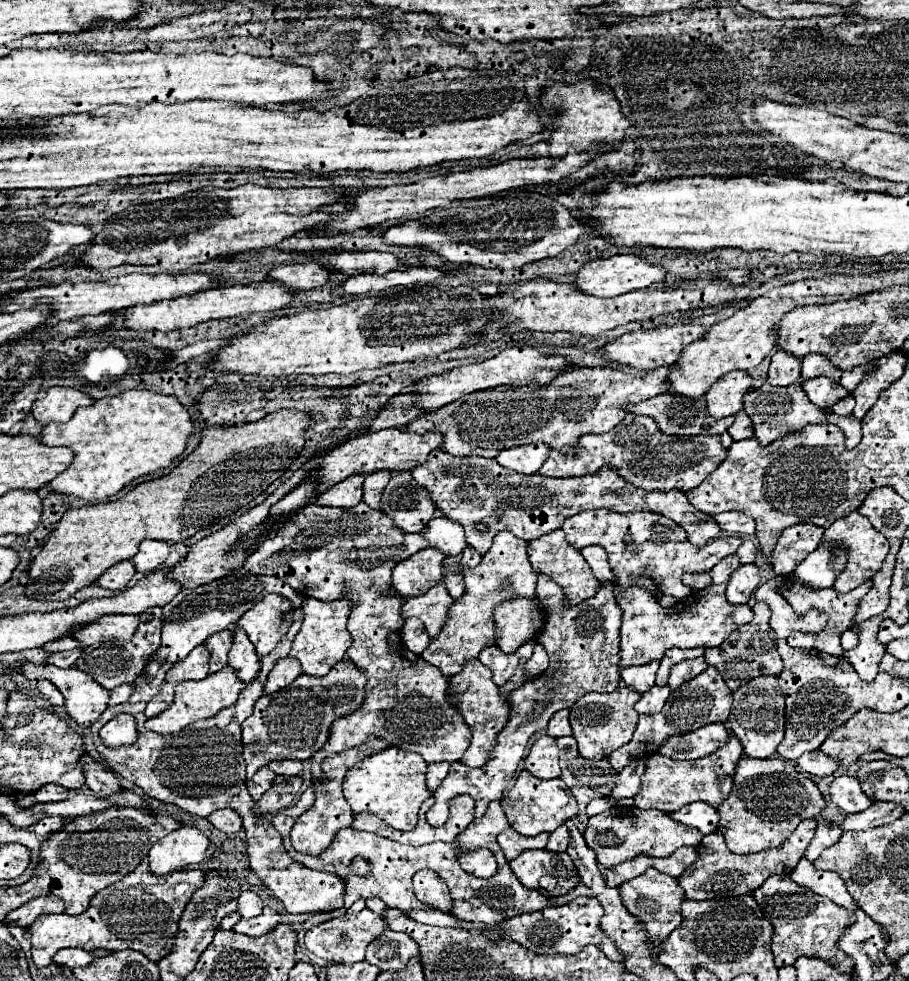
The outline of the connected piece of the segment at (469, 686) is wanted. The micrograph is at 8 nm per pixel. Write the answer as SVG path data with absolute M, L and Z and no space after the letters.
M474 658L474 660L466 662L466 666L462 668L462 672L458 672L458 674L454 674L450 678L450 684L448 684L448 702L458 708L458 712L464 718L464 722L472 730L472 744L464 752L464 756L462 756L460 762L466 764L466 766L470 766L470 768L484 766L488 762L488 756L490 756L492 748L494 748L496 736L500 734L500 730L506 726L506 722L510 718L510 706L508 706L506 696L502 696L500 688L494 684L492 672L478 658Z

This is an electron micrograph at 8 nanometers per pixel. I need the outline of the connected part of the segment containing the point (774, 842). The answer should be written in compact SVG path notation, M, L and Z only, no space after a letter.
M742 756L738 760L730 792L732 794L718 806L720 822L716 832L724 836L734 854L752 854L776 848L802 820L820 816L826 806L818 786L808 776L798 772L794 762L780 758L754 760Z

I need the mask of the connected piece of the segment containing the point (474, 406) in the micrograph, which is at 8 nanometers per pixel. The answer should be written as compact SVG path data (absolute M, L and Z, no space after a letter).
M670 367L650 370L644 376L624 374L614 368L574 368L560 374L548 386L500 386L474 394L466 394L450 406L442 406L434 412L418 416L406 426L408 432L442 434L442 448L452 456L484 456L496 458L500 450L544 442L552 450L562 450L564 454L574 454L578 438L584 434L602 434L620 424L626 416L620 404L642 402L658 396L668 386Z

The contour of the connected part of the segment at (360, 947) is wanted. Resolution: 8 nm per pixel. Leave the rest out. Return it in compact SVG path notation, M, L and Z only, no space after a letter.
M362 910L360 914L344 914L340 918L334 918L334 920L328 920L324 924L318 924L314 928L310 928L306 932L306 938L304 938L304 944L310 952L314 952L316 956L320 956L322 960L326 962L344 962L344 964L354 964L354 962L362 962L364 960L364 952L366 952L366 946L380 934L388 930L384 920L374 914L372 910Z

